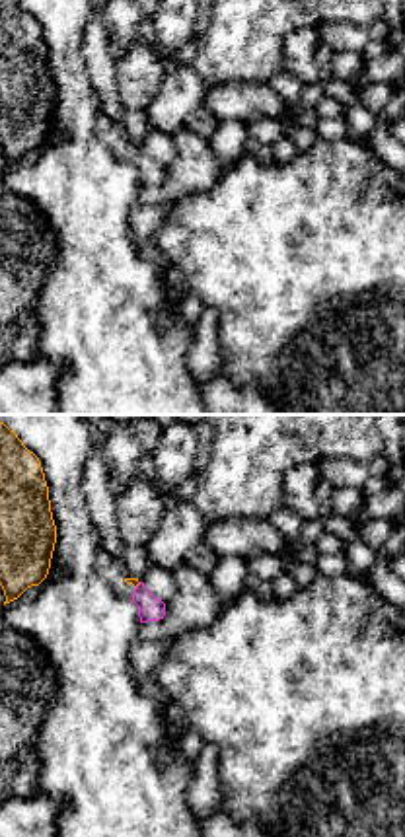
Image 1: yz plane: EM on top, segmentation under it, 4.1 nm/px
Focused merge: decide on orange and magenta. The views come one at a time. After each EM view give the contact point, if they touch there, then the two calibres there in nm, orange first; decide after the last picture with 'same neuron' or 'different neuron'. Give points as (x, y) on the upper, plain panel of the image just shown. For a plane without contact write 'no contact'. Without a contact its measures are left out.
(137, 148) | 40/100 nm

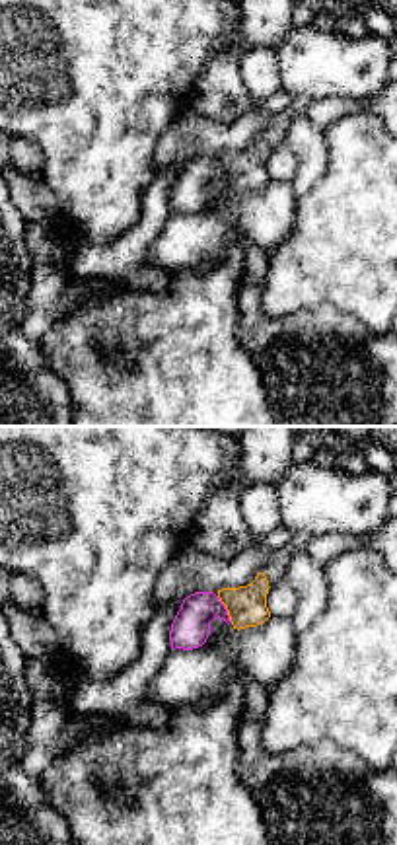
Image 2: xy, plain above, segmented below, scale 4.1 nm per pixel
(226, 172) | 160/160 nm

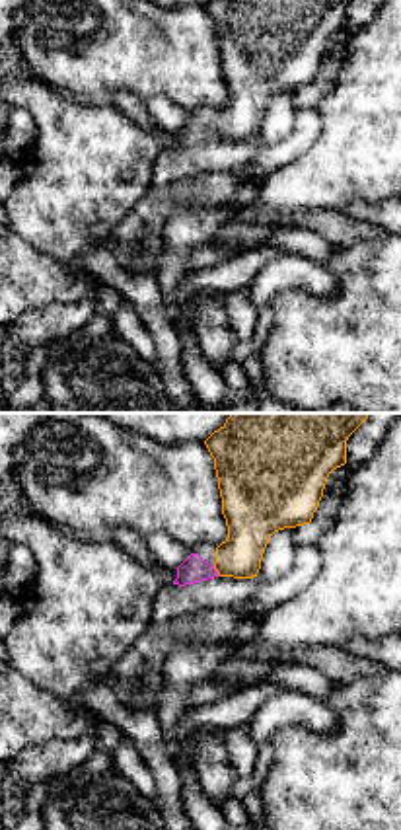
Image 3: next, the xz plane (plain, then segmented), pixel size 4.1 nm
(217, 133) | 200/110 nm

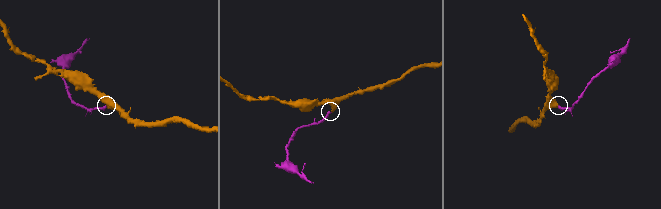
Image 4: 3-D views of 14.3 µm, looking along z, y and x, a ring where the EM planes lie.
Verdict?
same neuron

